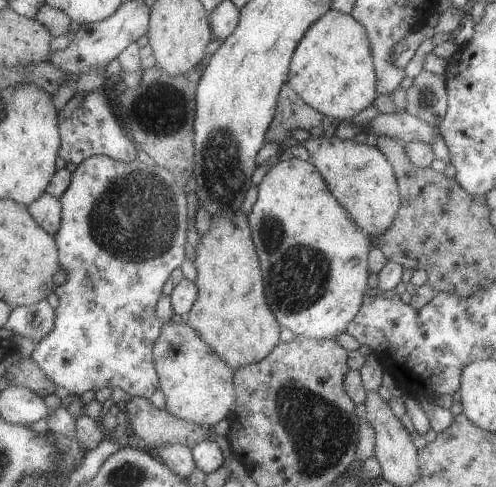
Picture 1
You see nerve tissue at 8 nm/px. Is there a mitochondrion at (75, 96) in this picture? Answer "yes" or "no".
no

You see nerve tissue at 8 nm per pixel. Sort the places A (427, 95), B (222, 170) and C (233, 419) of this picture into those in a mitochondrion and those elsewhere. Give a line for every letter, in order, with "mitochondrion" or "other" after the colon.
A: mitochondrion
B: mitochondrion
C: other

